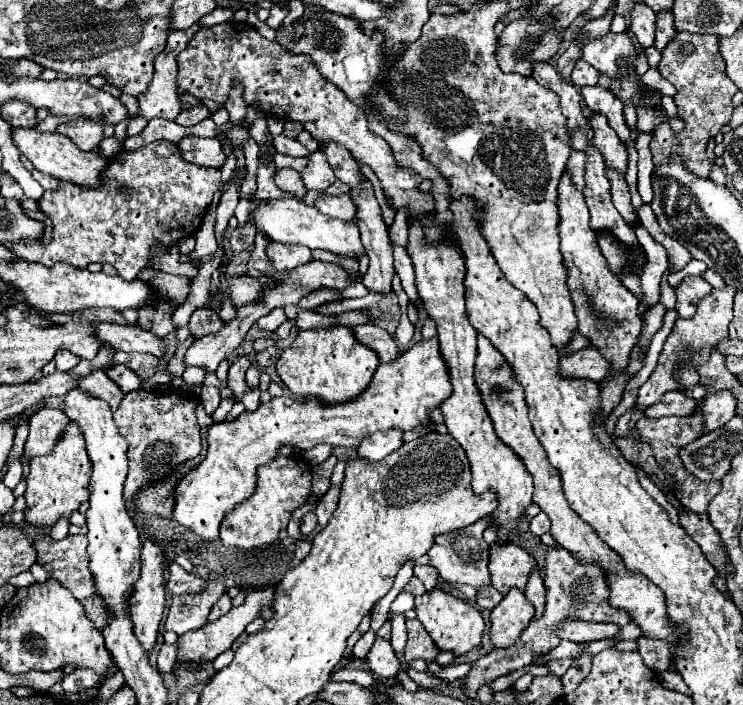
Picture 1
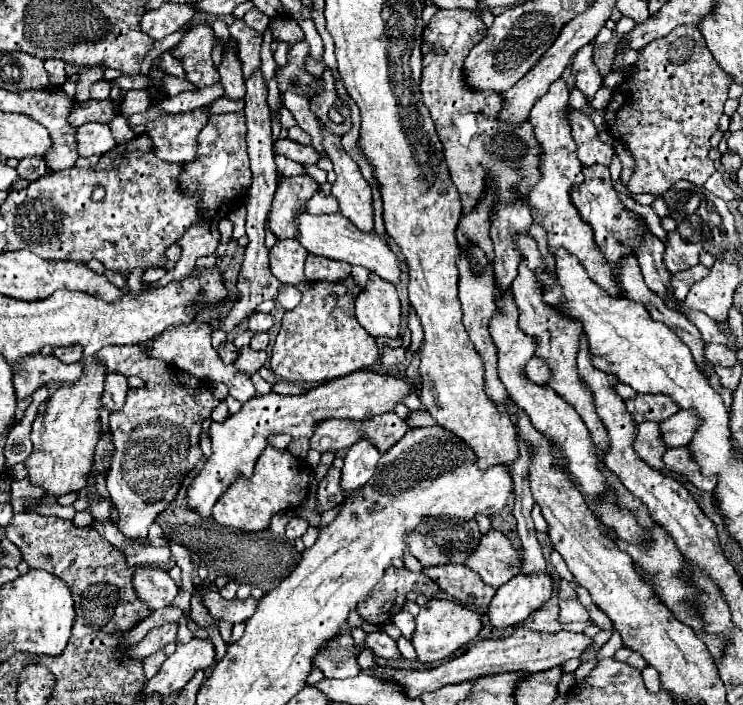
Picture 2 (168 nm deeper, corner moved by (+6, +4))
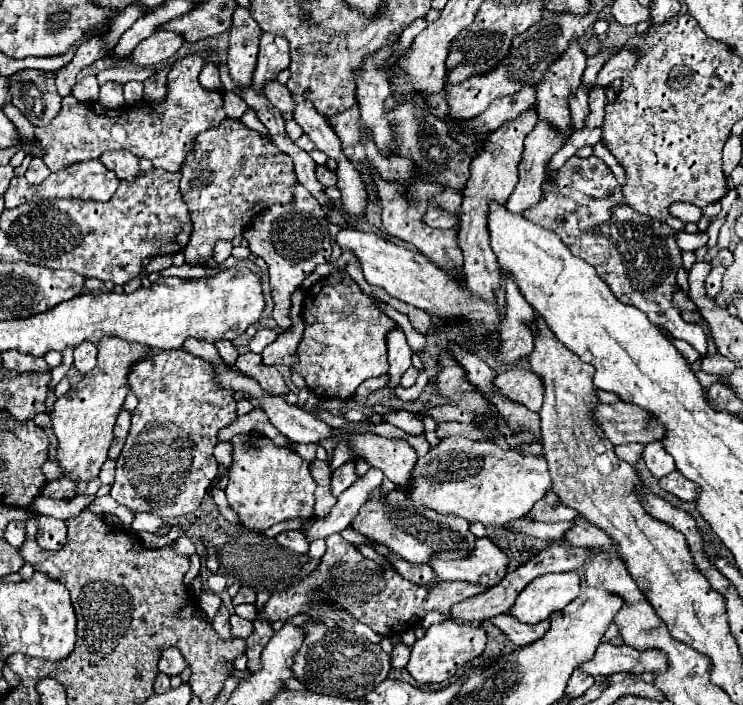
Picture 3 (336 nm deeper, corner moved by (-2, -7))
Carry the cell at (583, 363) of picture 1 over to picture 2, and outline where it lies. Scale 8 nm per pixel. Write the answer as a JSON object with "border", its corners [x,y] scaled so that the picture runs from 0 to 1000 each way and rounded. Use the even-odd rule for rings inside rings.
{"border":[[[719,505],[708,516],[708,533],[721,545],[735,545],[743,536],[743,525],[738,522],[738,516],[732,516],[732,511],[727,511],[727,505]]]}

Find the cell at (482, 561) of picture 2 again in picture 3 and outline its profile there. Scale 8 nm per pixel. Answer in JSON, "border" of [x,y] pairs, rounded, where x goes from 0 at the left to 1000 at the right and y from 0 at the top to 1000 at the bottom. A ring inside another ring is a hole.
{"border":[[[651,762],[641,765],[635,787],[611,796],[592,796],[584,790],[579,804],[595,824],[635,824],[665,833],[681,816],[684,790],[659,765]]]}

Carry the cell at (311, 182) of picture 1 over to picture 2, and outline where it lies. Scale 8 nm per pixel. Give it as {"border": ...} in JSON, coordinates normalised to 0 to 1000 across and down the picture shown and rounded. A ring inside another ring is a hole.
{"border":[[[393,250],[374,261],[363,298],[363,326],[371,338],[398,335],[398,304],[409,298],[409,287],[431,267],[431,261],[417,250]]]}

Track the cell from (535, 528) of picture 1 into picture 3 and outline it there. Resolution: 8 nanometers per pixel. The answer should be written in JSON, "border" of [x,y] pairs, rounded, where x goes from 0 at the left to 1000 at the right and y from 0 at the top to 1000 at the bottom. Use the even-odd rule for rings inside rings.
{"border":[[[738,696],[732,708],[727,708],[711,730],[705,730],[708,739],[732,739],[732,742],[748,742],[748,739],[770,739],[775,736],[775,725],[756,716],[754,705],[746,696]]]}

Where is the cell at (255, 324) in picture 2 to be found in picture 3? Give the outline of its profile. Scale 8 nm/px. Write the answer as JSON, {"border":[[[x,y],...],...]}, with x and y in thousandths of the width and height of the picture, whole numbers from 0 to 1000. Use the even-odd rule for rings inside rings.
{"border":[[[347,467],[334,492],[336,492],[339,501],[353,501],[358,489],[363,489],[363,487],[371,484],[371,478],[374,478],[374,472],[366,470],[366,467]]]}

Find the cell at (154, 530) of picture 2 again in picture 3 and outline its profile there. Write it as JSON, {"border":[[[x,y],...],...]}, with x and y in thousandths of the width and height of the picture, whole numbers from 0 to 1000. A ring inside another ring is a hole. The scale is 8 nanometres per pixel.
{"border":[[[184,728],[176,743],[176,749],[184,755],[197,753],[210,757],[218,748],[219,738],[203,728]]]}

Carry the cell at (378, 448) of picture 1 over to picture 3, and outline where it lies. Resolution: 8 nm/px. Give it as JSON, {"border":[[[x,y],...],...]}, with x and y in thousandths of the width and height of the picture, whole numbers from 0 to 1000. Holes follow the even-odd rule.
{"border":[[[498,665],[490,677],[485,677],[471,694],[466,694],[458,705],[455,713],[447,719],[447,725],[436,733],[428,736],[409,759],[415,767],[425,767],[425,765],[439,765],[447,756],[458,756],[466,748],[471,748],[471,739],[476,736],[476,730],[482,728],[482,722],[490,716],[490,711],[495,708],[498,696],[503,691],[514,688],[514,668],[511,665]]]}

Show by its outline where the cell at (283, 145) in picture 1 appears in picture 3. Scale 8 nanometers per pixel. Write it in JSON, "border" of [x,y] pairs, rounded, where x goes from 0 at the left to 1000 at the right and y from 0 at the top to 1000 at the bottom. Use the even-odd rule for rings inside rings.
{"border":[[[436,234],[425,237],[425,248],[428,248],[428,257],[431,257],[436,265],[447,265],[447,262],[452,262],[452,260],[455,260],[452,245],[450,245],[450,243],[444,243],[444,240],[441,240],[441,237],[436,237]]]}

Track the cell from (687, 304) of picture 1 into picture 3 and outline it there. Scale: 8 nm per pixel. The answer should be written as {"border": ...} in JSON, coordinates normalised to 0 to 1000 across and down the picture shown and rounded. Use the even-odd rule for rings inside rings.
{"border":[[[958,379],[956,390],[953,390],[953,396],[950,396],[950,416],[953,416],[953,421],[961,421],[961,418],[969,413],[974,384],[977,384],[977,379]]]}

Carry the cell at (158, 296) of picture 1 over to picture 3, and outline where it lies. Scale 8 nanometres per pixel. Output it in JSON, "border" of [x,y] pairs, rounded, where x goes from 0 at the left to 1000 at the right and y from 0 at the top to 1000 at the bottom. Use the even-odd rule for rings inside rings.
{"border":[[[301,169],[293,180],[283,180],[280,186],[272,186],[264,194],[264,203],[258,206],[258,217],[253,217],[250,228],[245,231],[242,245],[245,245],[242,274],[248,288],[253,291],[258,322],[261,322],[256,342],[248,350],[250,373],[256,376],[277,373],[285,365],[285,353],[293,339],[312,342],[318,333],[326,333],[328,322],[334,322],[334,316],[345,305],[350,305],[350,299],[358,299],[371,288],[390,288],[393,285],[390,265],[398,260],[393,226],[385,217],[380,217],[374,209],[369,209],[361,197],[350,194],[345,186],[334,183],[326,172],[318,169]]]}

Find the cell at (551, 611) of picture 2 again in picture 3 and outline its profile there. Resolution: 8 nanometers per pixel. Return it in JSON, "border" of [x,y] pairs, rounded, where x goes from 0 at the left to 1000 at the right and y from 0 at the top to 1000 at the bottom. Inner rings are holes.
{"border":[[[678,870],[678,872],[668,872],[668,875],[657,878],[657,881],[662,887],[668,887],[684,904],[684,909],[689,909],[694,918],[713,915],[716,909],[727,906],[738,895],[738,878],[713,887],[713,884],[700,884],[686,870]]]}

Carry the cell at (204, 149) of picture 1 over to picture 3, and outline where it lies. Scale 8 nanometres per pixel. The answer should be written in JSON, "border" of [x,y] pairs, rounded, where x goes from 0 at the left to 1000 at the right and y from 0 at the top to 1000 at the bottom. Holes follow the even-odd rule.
{"border":[[[277,78],[240,84],[226,104],[226,135],[215,146],[188,143],[180,152],[143,155],[135,146],[108,146],[97,135],[86,138],[78,166],[65,180],[48,180],[48,197],[59,209],[57,228],[67,243],[81,243],[116,226],[132,226],[140,214],[175,214],[188,226],[202,226],[210,240],[242,243],[264,191],[304,169],[299,132],[280,129],[266,115],[275,89]]]}

